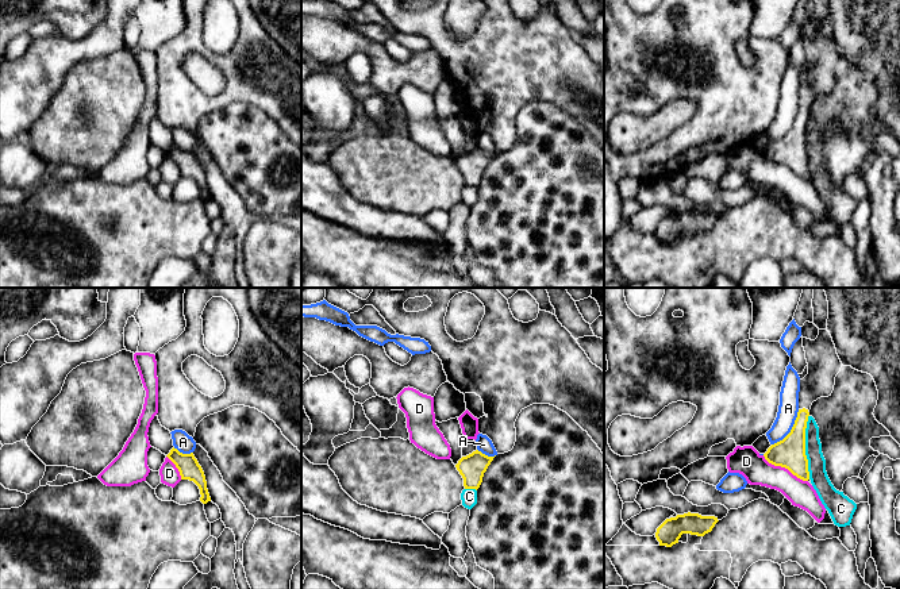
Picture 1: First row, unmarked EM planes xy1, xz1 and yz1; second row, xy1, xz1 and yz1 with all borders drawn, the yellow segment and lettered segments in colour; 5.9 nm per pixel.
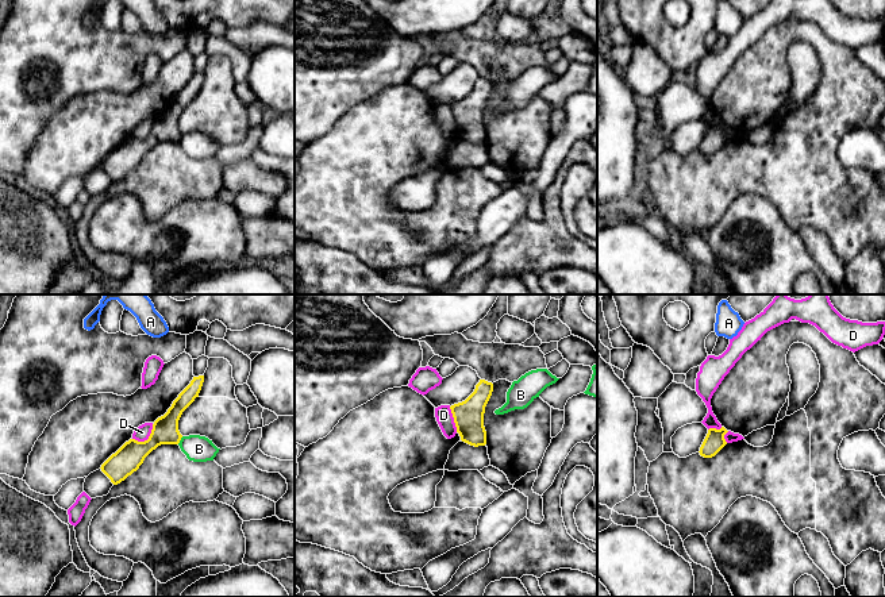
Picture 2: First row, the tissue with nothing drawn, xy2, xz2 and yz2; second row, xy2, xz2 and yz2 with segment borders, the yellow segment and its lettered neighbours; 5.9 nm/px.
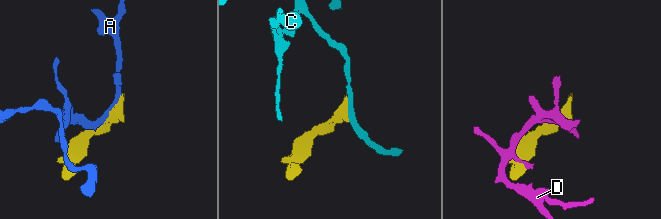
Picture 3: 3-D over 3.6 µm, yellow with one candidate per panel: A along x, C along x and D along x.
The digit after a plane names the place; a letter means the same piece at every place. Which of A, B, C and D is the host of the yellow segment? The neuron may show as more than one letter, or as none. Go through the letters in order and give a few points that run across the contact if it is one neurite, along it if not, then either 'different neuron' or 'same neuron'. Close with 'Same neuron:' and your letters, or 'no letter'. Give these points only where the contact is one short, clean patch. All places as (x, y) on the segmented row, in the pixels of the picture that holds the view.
A: different neuron
B: line xy2 (183, 436), (177, 443); different neuron
C: line yz1 (808, 415), (806, 458), (810, 478); different neuron
D: different neuron
Same neuron: no letter

